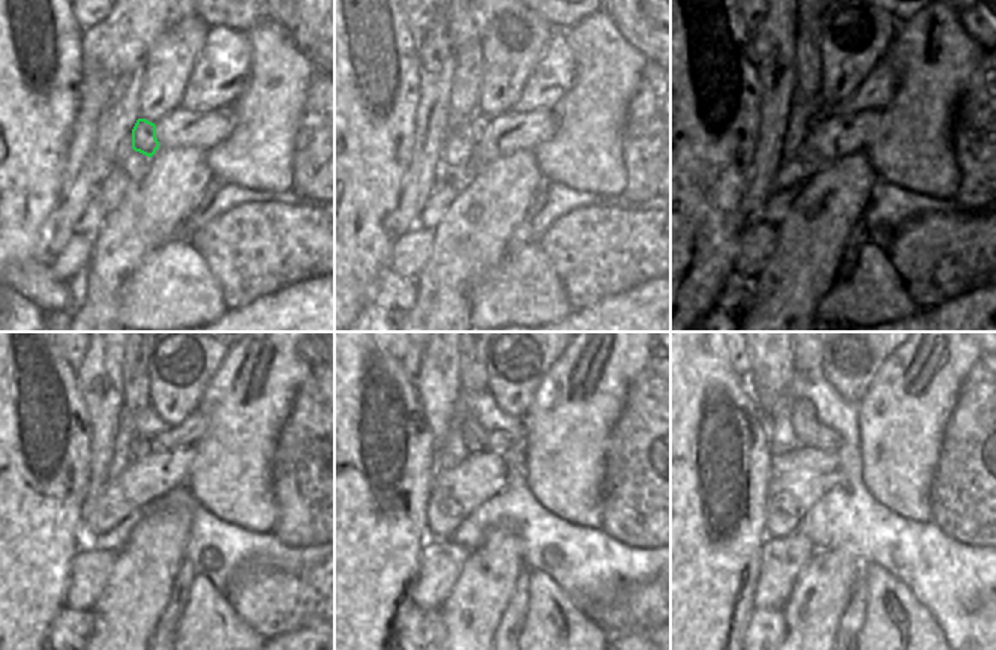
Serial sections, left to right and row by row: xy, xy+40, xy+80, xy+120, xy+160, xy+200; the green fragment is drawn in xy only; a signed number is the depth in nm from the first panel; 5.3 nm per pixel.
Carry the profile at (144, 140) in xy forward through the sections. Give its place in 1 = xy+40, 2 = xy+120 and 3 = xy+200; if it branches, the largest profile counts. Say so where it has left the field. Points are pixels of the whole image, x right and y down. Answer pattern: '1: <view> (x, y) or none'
1: xy+40 (479, 125)
2: xy+120 (141, 446)
3: xy+200 (803, 416)

